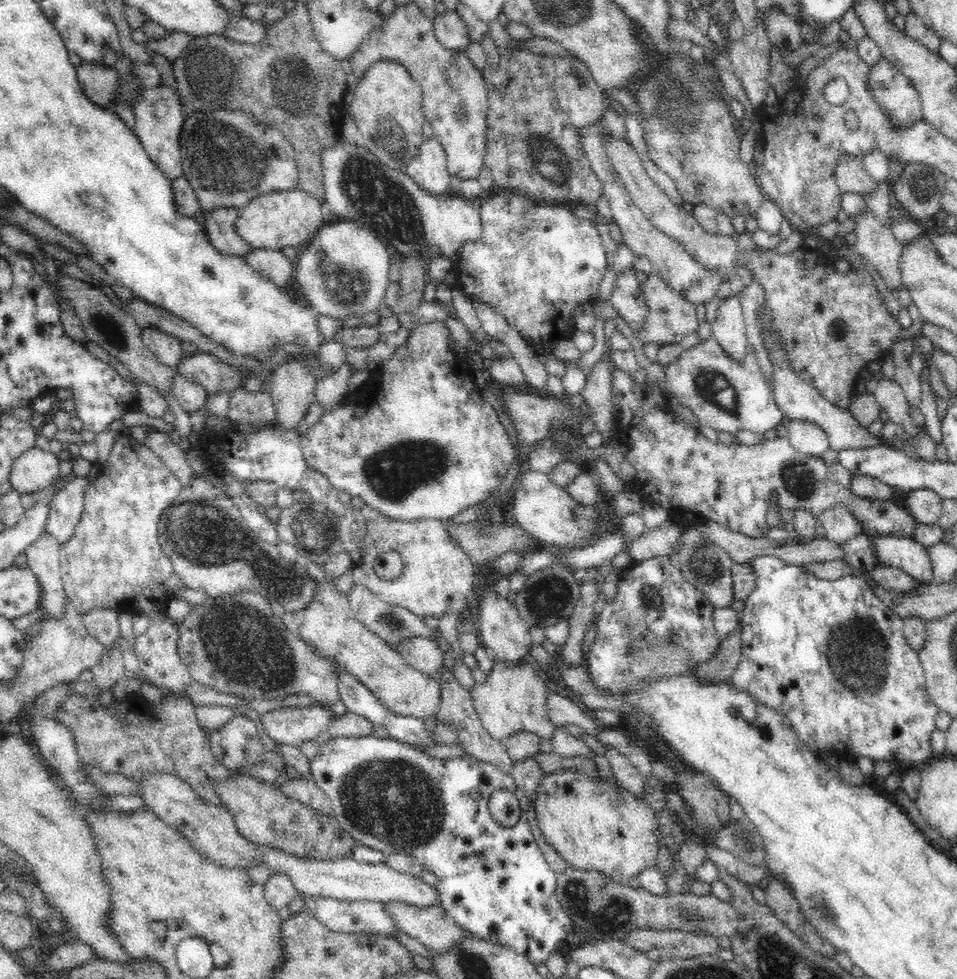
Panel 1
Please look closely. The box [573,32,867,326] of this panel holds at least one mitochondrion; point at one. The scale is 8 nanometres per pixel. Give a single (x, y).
(689, 109)

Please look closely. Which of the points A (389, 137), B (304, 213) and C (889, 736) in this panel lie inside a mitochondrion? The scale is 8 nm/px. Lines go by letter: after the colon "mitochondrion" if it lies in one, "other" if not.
A: mitochondrion
B: other
C: other

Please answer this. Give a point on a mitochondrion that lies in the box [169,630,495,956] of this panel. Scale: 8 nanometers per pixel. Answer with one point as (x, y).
(370, 793)

